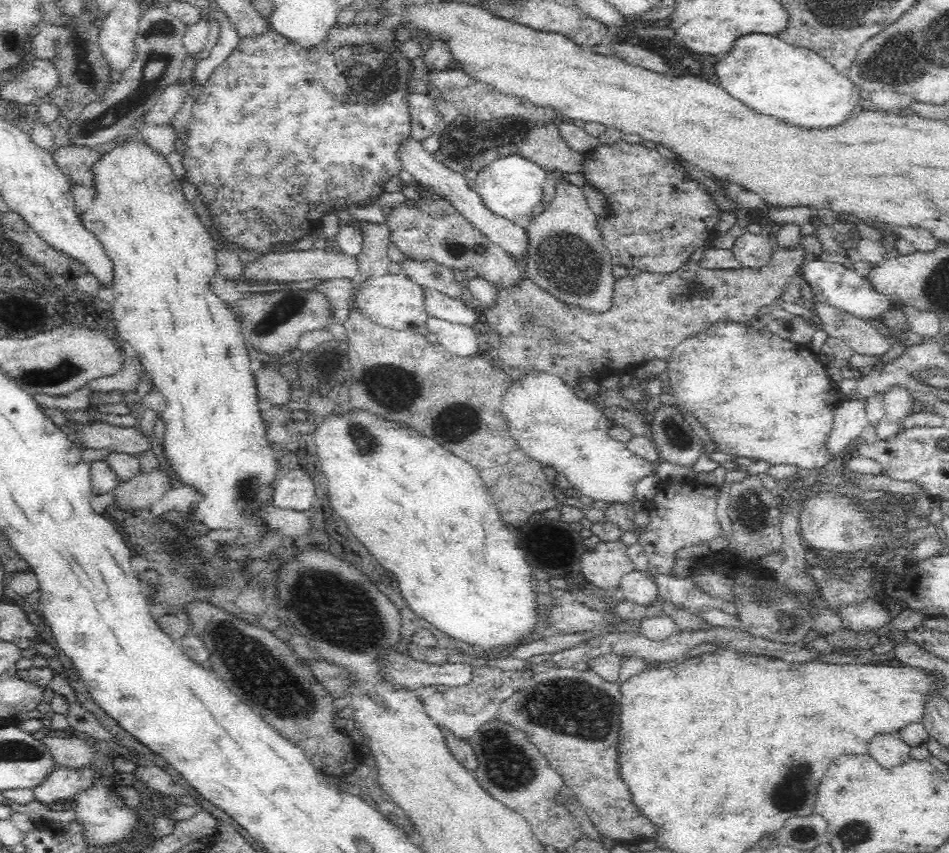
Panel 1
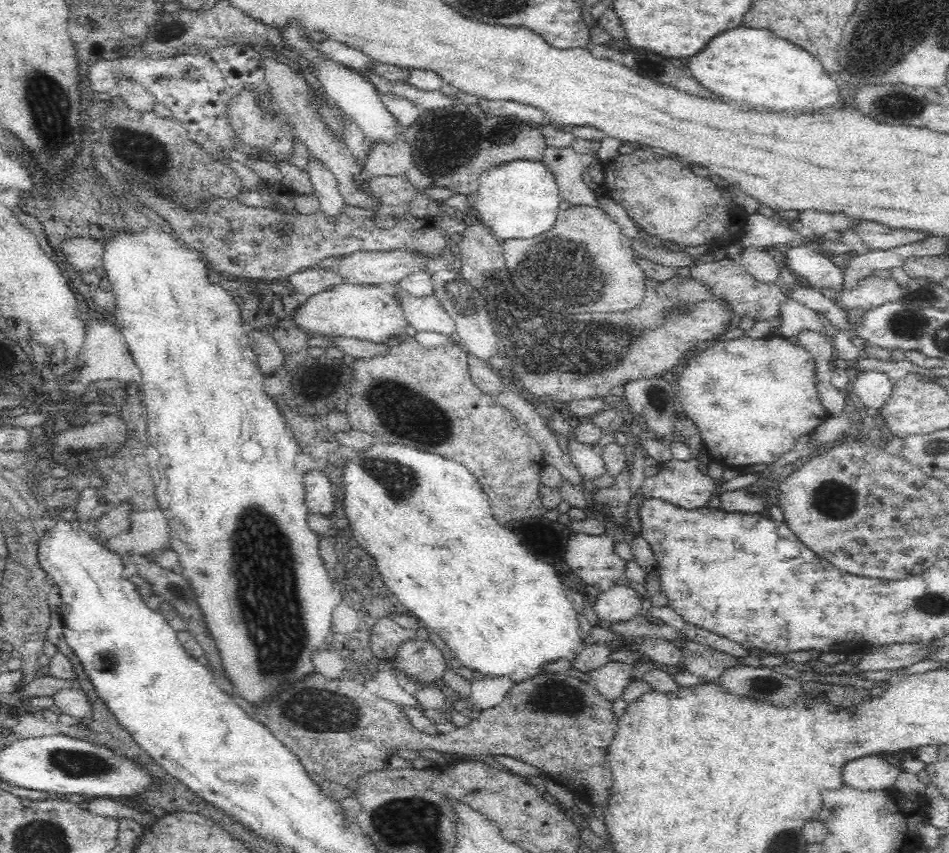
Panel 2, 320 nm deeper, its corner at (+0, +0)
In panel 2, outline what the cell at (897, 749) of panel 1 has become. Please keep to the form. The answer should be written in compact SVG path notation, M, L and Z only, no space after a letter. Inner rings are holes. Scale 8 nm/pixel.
M863 756L846 763L843 784L857 789L892 789L903 770L882 756Z

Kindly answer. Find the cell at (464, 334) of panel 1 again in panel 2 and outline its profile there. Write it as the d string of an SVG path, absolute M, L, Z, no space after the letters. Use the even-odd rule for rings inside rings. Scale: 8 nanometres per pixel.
M391 286L389 289L399 294L399 301L403 305L408 324L414 326L416 330L438 332L446 338L450 338L456 332L454 319L443 309L440 301L434 295L416 298L399 287Z

